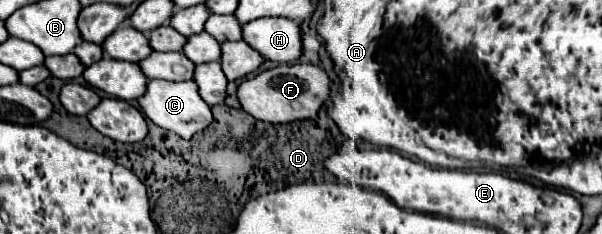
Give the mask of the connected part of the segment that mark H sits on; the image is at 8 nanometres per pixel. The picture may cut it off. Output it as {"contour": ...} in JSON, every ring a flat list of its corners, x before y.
{"contour":[[262,17,242,25,242,39,264,59,290,63,302,55,300,23,286,17]]}

